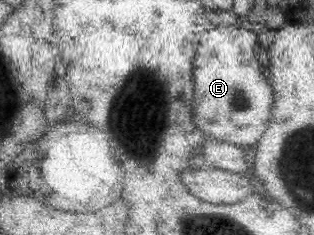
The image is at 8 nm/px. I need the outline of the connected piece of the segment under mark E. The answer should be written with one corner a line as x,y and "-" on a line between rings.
219,26
219,29
213,29
211,31
207,31
202,35
199,34
200,46
198,47
198,52
196,58
193,63
195,63
195,70
193,70
193,77
195,77
195,116
194,123
205,133
205,136
217,138
226,143
231,143
233,145
237,145
244,150
249,150
251,147
255,147
255,145
259,142
259,139
263,136
263,133
267,130
267,127
270,123
272,108
274,105
273,91
269,88
270,84
268,80
261,74
261,66
255,60
255,52
258,52
258,41
257,41
258,32
247,31
247,29
241,27
222,27

